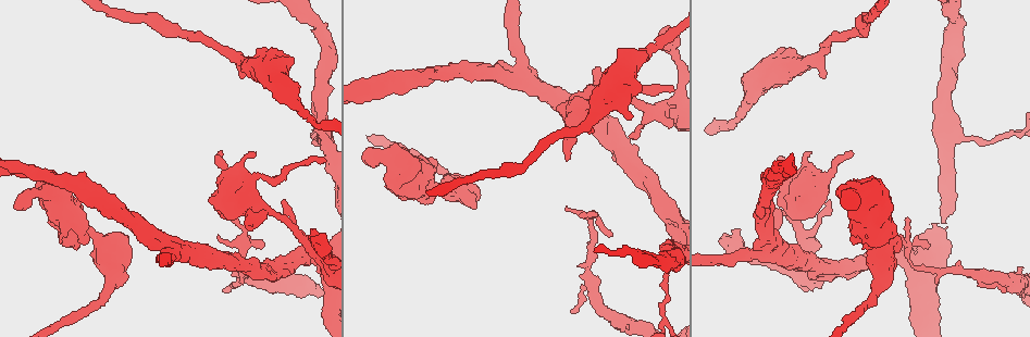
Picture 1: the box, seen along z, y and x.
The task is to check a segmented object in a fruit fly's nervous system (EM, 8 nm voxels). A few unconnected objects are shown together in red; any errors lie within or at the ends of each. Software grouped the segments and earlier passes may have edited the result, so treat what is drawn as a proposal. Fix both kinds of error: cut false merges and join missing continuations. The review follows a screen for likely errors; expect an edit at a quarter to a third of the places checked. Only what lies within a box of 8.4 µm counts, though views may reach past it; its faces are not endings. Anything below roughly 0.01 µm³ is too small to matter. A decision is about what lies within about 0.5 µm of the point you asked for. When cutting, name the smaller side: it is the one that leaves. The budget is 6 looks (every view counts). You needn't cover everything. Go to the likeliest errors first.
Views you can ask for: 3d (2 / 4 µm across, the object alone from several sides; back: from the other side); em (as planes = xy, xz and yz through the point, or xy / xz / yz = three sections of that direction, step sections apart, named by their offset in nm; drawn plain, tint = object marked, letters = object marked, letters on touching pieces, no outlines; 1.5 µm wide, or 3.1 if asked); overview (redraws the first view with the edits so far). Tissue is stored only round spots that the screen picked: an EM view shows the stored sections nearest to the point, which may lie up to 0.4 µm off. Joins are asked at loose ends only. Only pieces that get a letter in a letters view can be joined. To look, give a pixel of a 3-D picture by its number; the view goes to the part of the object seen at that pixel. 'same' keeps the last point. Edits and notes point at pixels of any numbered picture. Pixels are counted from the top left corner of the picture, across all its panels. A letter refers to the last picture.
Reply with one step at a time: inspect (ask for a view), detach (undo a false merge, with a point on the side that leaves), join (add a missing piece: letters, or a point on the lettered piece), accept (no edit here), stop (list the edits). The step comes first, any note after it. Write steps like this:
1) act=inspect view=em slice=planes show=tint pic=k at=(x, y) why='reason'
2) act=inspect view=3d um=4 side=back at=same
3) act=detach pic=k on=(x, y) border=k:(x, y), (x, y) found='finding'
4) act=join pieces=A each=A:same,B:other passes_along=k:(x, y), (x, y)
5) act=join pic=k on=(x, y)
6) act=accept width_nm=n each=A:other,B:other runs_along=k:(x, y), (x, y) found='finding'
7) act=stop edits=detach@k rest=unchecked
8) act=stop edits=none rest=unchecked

act=inspect view=3d um=2 side=back pic=1 at=(315, 228) why='an open end'

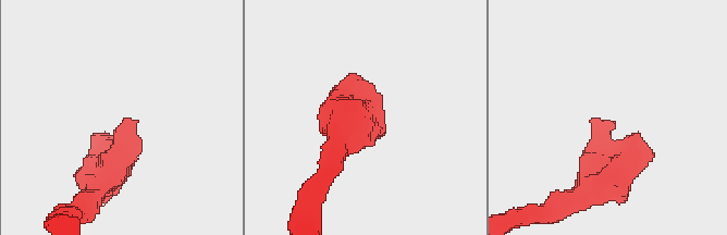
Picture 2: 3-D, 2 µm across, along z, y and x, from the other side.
act=inspect view=em slice=planes show=letters pic=2 at=(125, 118)

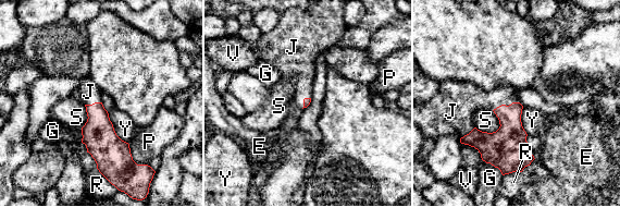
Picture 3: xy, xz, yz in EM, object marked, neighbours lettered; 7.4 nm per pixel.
act=join pieces=J each=E:other,G:other,J:same,P:other,R:other,S:other,V:other,Y:other passes_along=3:(510, 137), (505, 105), (472, 99) found='it goes on there'

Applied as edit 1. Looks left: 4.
act=inspect view=em slice=xz step=4 show=tint pic=1 at=(314, 134) why='abrupt turn'

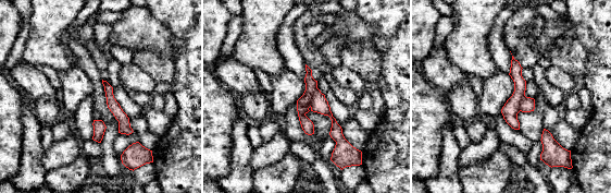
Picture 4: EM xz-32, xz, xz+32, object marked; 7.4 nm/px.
act=inspect view=em slice=planes show=letters at=same

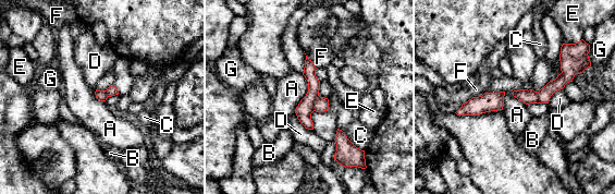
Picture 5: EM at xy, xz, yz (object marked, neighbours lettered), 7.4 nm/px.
act=detach pic=5 on=(321, 104) width_nm=80 each=A:other,B:other,C:other,D:other,E:other,F:other,G:other found='two neurons meet here'

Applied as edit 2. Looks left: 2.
act=inspect view=em slice=xy step=4 show=tint pic=1 at=(627, 120) why='an open end'

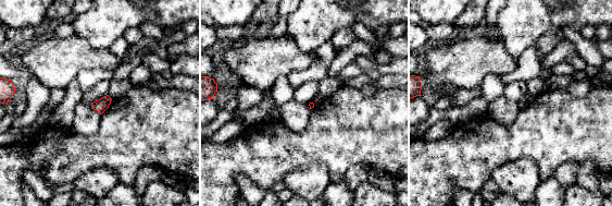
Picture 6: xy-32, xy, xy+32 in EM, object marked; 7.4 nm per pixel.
act=inspect view=em slice=xy step=4 show=letters at=same why='see the neighbours'

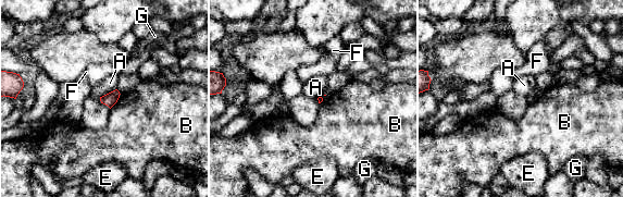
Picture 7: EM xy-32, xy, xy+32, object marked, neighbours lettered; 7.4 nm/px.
act=accept each=A:other,B:other,E:other,F:other,G:other border=7:(116, 88), (99, 97) found='no lettered piece goes on from it'

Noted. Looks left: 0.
act=stop edits=join@3,detach@5 rest=unchecked

